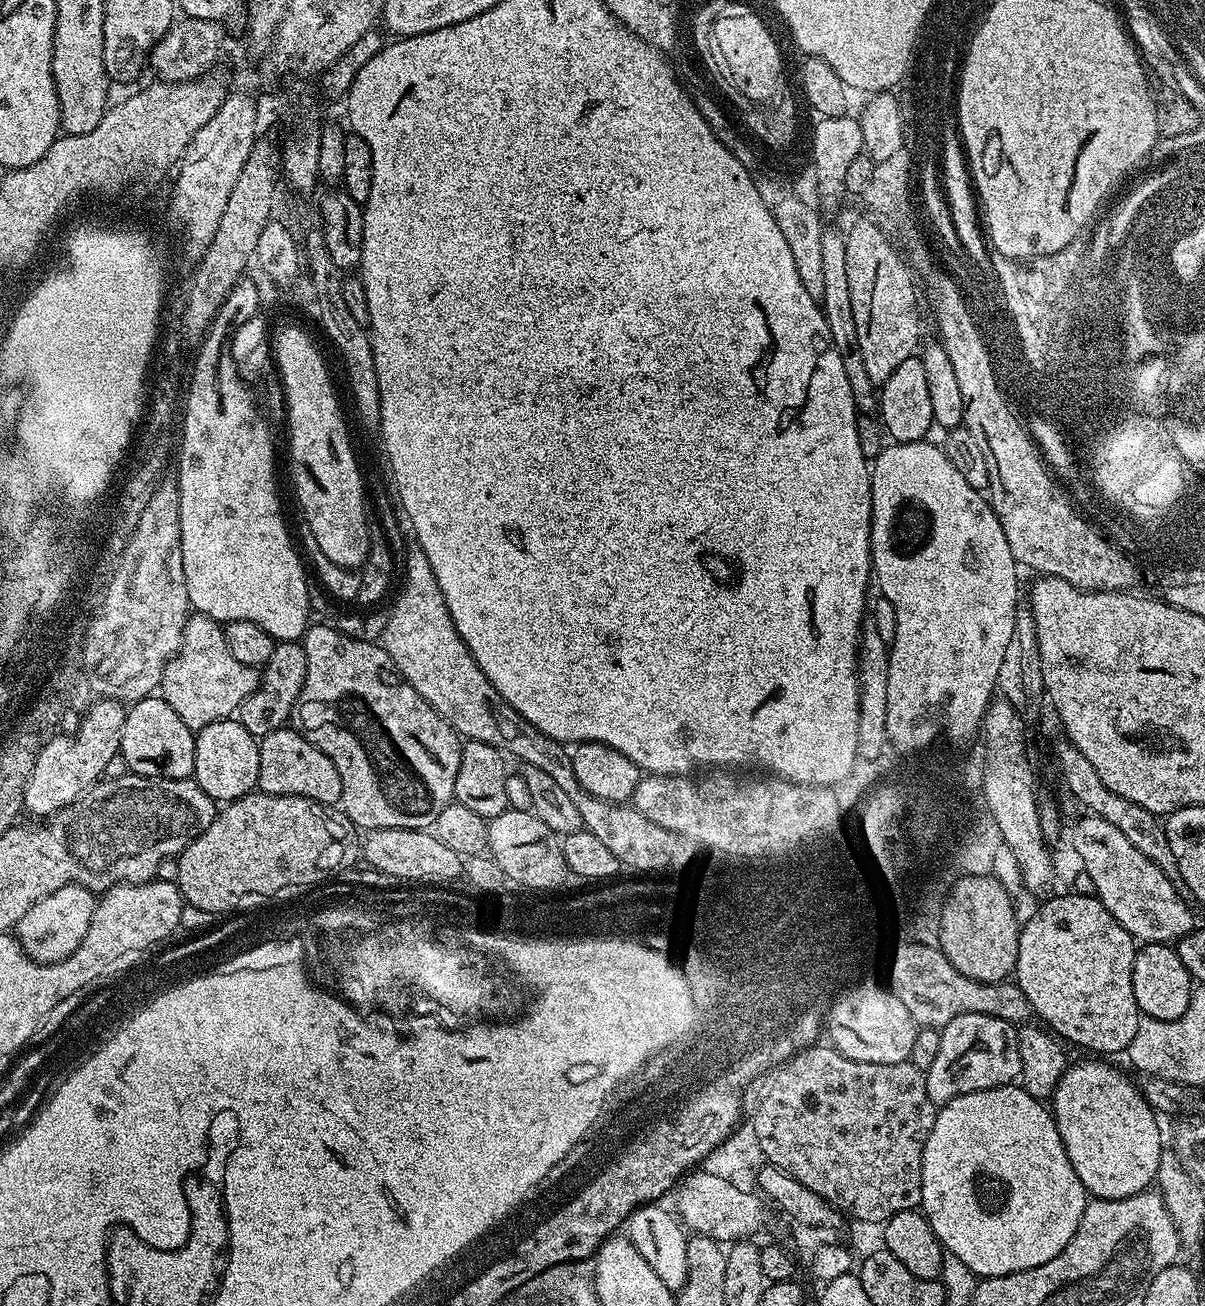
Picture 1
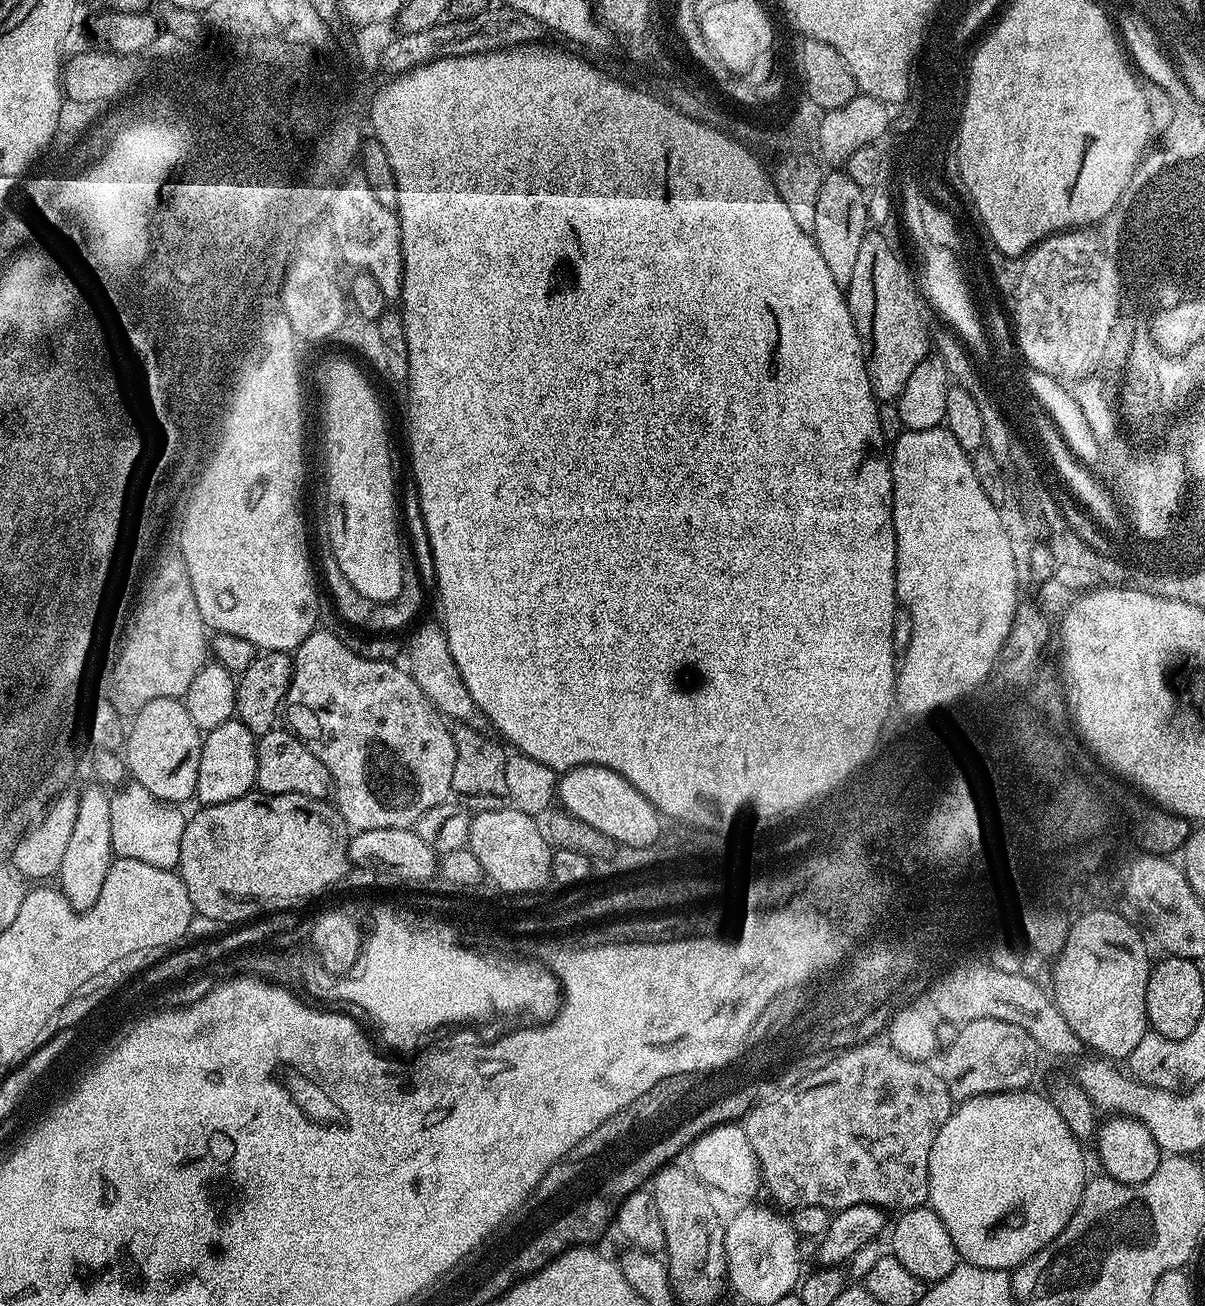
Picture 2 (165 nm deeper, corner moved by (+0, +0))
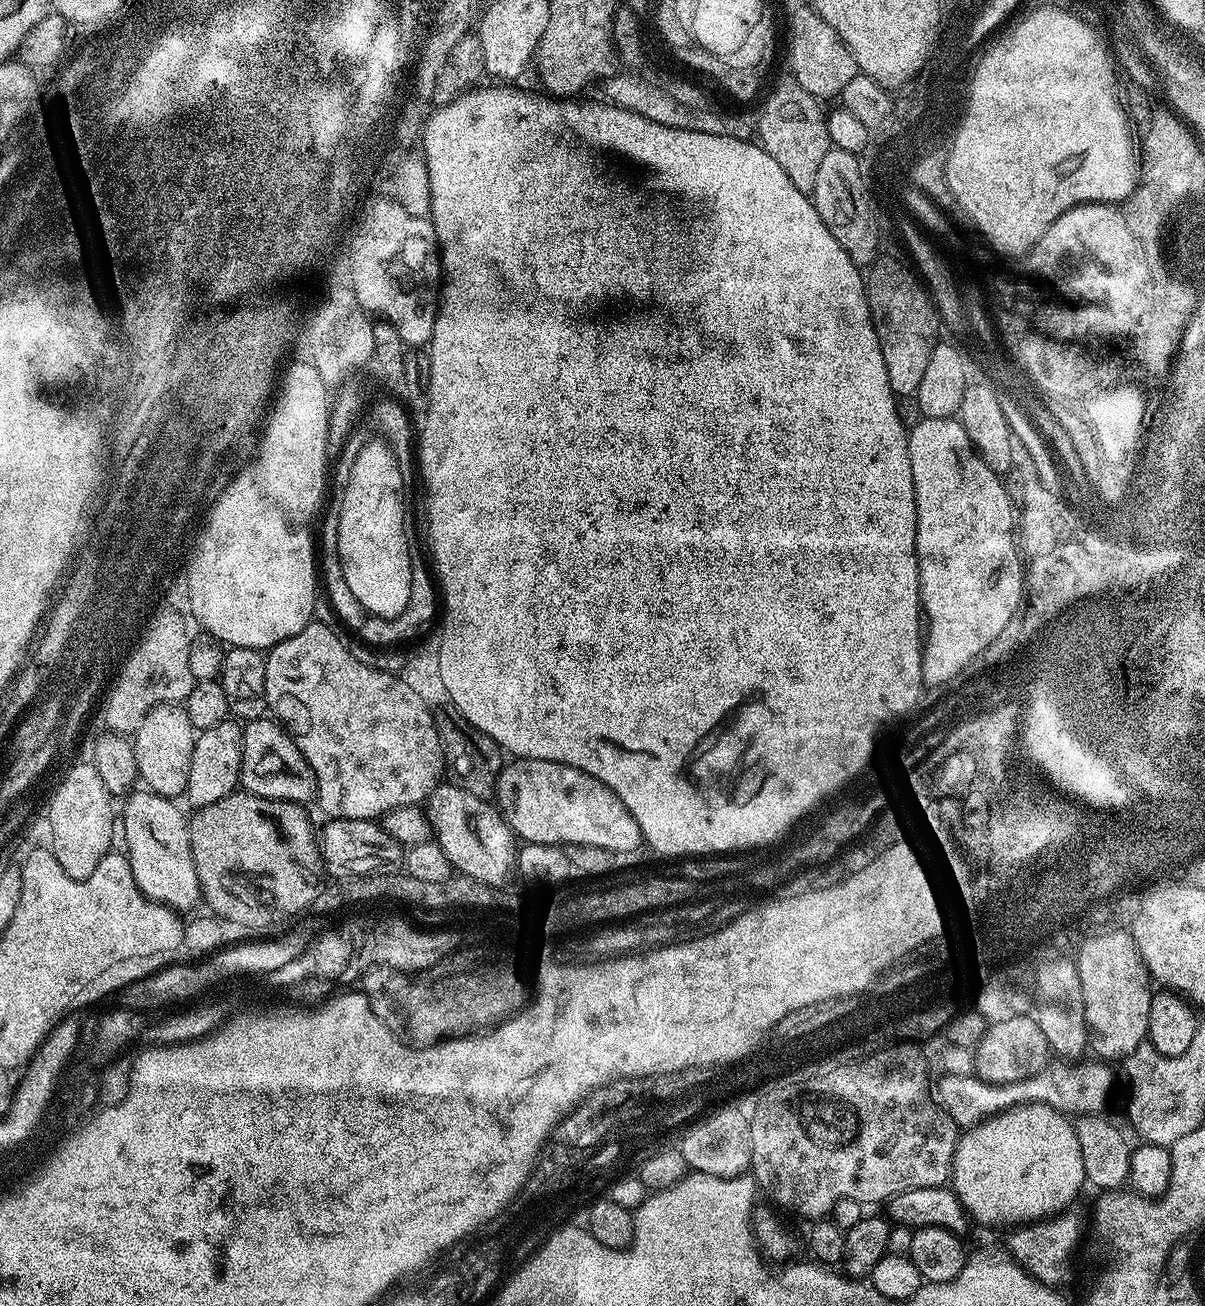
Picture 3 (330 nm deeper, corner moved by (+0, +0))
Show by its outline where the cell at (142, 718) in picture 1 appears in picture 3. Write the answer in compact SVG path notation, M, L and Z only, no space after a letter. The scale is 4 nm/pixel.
M179 703L149 707L134 739L136 771L139 779L148 783L145 784L147 791L169 798L184 796L186 782L190 778L190 758L194 754L197 735L197 729L192 727L187 711Z

